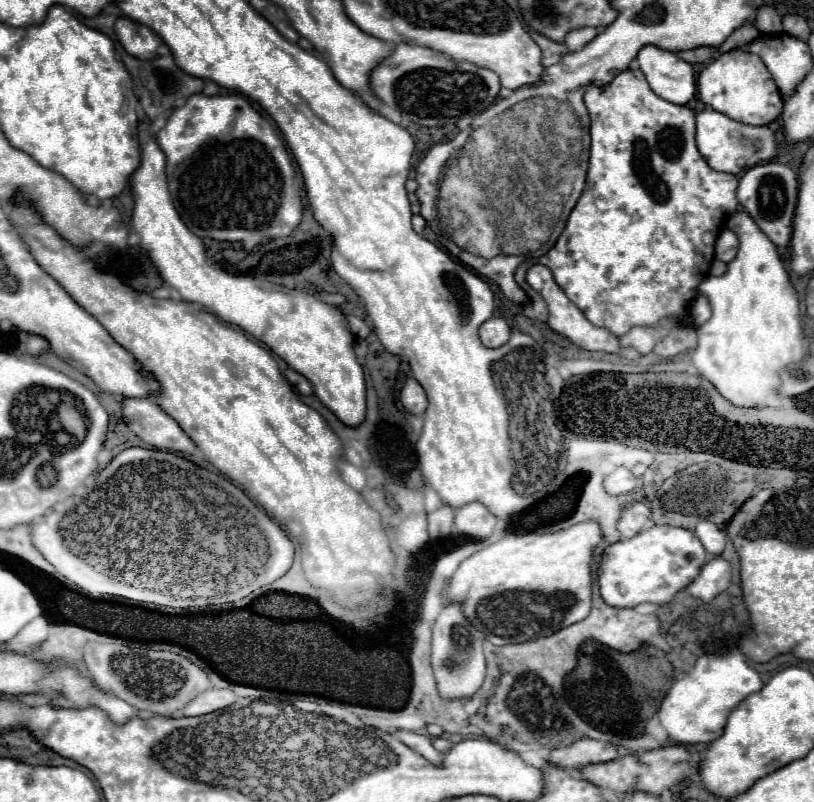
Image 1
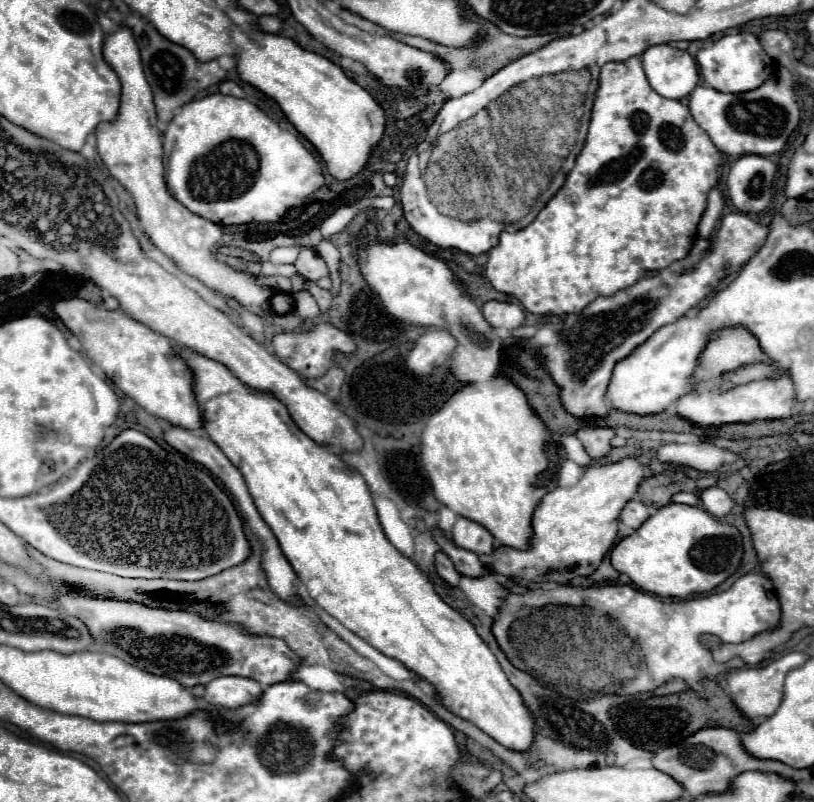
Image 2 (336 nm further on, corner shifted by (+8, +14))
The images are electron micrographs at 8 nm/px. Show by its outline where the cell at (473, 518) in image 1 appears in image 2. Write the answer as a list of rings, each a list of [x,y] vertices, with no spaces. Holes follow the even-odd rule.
[[[457,517],[457,523],[453,527],[453,543],[457,547],[469,549],[473,553],[491,553],[493,551],[493,535],[479,523]]]

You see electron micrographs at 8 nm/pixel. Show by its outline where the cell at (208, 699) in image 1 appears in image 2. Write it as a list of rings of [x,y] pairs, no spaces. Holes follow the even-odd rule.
[[[217,677],[205,685],[203,701],[215,707],[233,709],[257,701],[263,687],[247,677]]]

